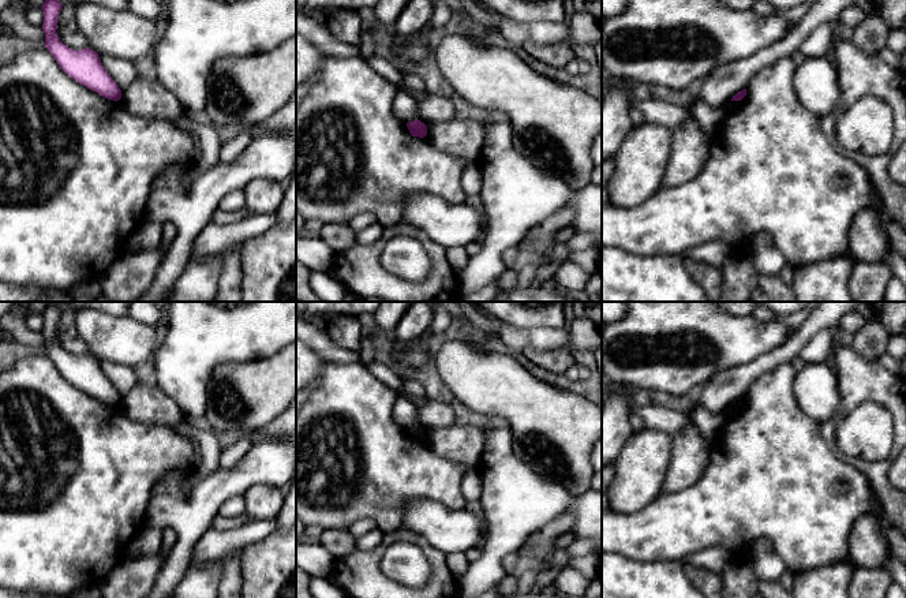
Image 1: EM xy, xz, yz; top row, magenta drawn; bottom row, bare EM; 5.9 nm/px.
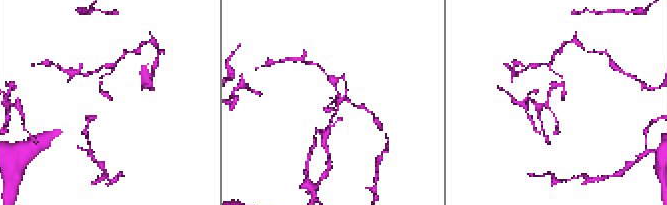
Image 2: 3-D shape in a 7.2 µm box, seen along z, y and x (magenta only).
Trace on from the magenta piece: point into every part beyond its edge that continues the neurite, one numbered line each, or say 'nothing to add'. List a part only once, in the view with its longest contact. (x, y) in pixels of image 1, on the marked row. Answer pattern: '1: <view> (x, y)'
nothing to add

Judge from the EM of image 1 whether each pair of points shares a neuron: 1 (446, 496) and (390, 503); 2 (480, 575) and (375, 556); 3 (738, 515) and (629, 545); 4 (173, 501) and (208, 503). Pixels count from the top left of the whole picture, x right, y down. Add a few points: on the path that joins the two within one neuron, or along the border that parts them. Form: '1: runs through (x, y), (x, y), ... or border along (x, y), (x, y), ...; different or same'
1: runs through (433, 489), (404, 489); same
2: border along (456, 578), (457, 583); different
3: runs through (711, 515), (703, 515), (656, 533); same
4: runs through (182, 501), (186, 504), (199, 503); same

